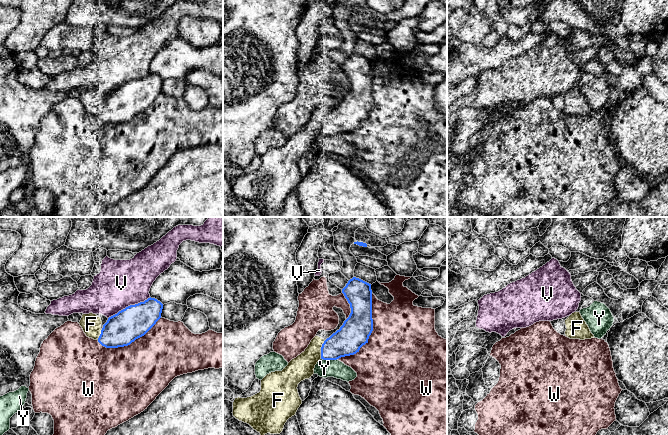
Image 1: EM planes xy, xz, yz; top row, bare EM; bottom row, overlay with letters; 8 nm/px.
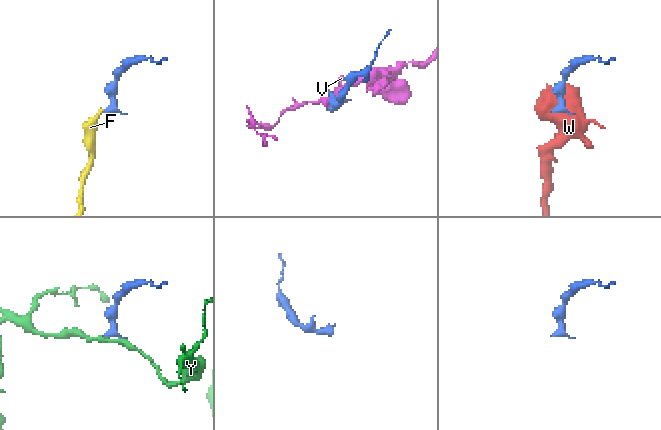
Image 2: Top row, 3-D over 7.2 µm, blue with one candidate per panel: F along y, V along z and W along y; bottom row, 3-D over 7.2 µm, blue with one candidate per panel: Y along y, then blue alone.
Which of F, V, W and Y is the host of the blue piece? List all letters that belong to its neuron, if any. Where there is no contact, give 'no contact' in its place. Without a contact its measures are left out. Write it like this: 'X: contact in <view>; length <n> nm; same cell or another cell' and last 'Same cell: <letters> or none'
F: contact in xz; length 160 nm; same cell
V: contact in xy; length 380 nm; another cell
W: contact in xz; length 600 nm; another cell
Y: contact in xz; length 130 nm; another cell
Same cell: F

